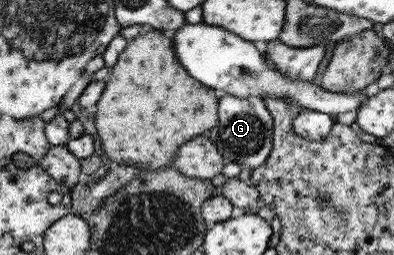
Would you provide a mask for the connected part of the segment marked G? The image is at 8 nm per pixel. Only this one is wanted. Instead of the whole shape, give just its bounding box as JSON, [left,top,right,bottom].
[207,94,274,169]

